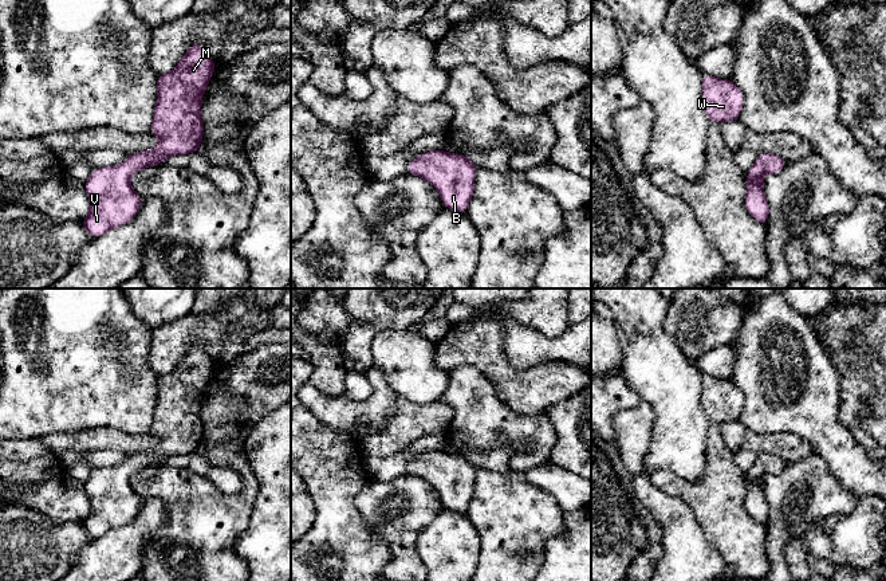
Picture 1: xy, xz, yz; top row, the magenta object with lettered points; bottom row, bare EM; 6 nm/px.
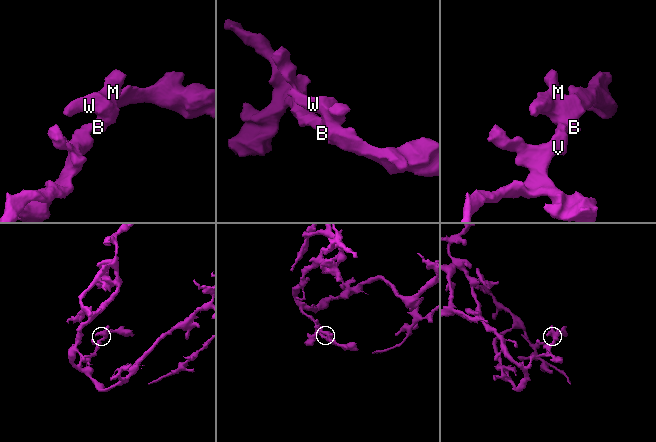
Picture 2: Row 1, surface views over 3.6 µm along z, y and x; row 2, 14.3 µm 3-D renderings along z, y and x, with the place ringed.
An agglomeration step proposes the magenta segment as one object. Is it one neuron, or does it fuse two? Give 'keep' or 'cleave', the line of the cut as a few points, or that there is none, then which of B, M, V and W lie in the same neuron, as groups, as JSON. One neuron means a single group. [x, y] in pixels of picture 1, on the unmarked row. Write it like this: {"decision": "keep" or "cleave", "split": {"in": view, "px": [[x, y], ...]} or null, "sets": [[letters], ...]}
{"decision": "keep", "split": null, "sets": [["B", "M", "V", "W"]]}

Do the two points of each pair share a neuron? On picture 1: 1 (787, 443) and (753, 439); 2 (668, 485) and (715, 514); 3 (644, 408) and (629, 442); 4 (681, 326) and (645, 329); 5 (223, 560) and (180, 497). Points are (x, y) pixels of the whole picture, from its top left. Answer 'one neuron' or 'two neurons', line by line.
1: one neuron
2: one neuron
3: one neuron
4: two neurons
5: one neuron

